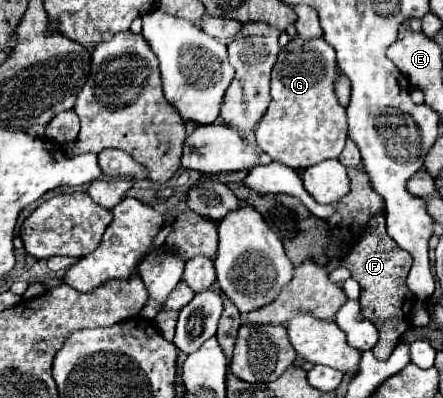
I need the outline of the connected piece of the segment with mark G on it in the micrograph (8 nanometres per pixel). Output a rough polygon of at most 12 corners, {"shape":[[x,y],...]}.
{"shape":[[291,40],[257,146],[295,170],[339,158],[335,50]]}

